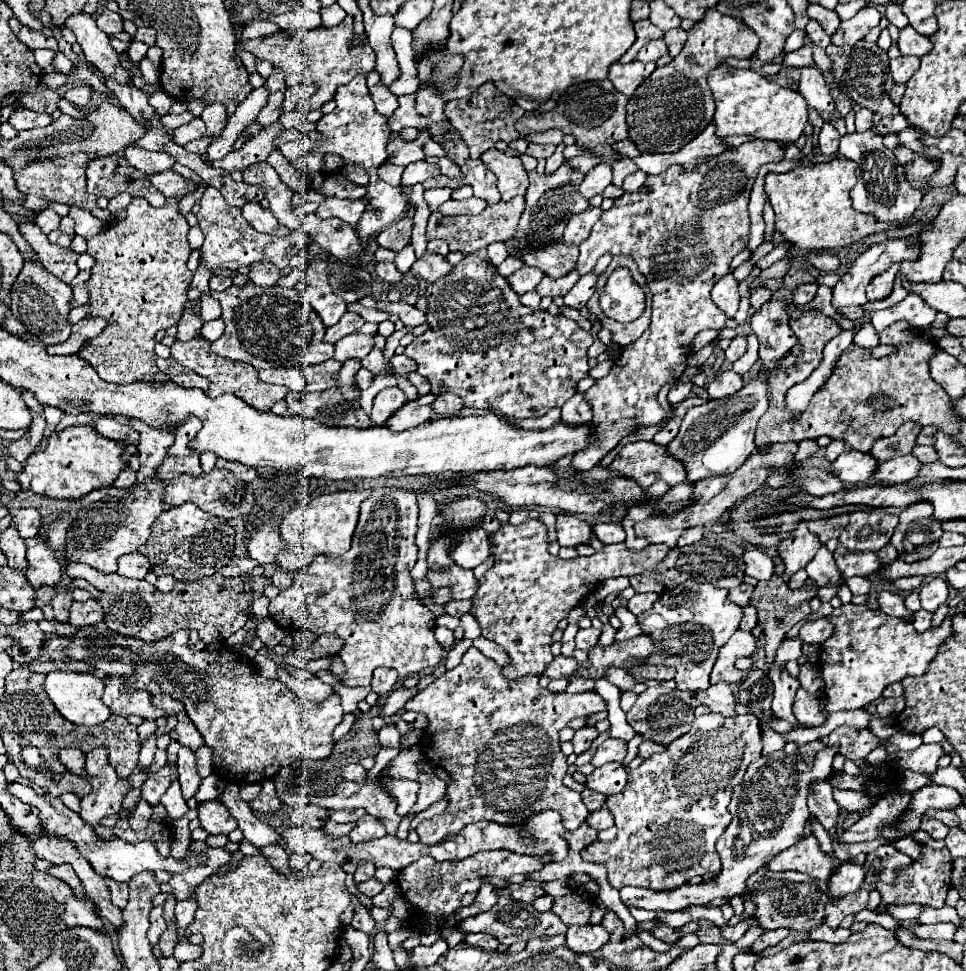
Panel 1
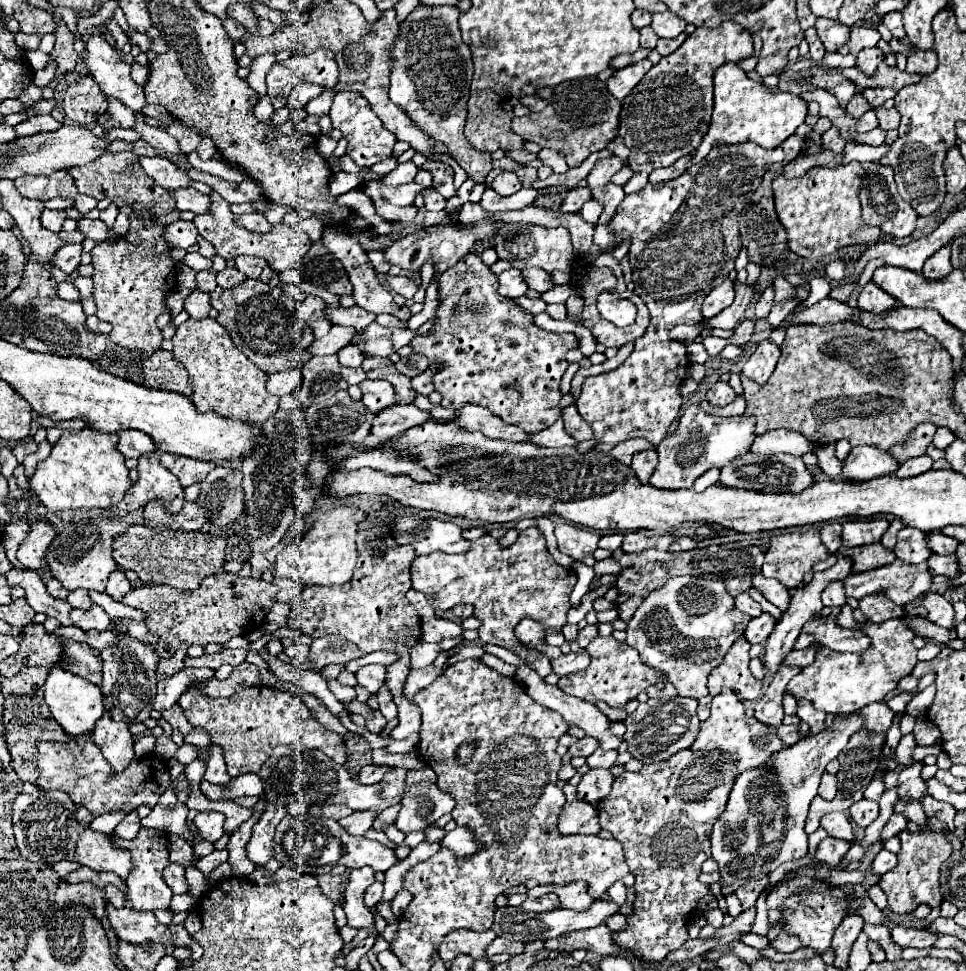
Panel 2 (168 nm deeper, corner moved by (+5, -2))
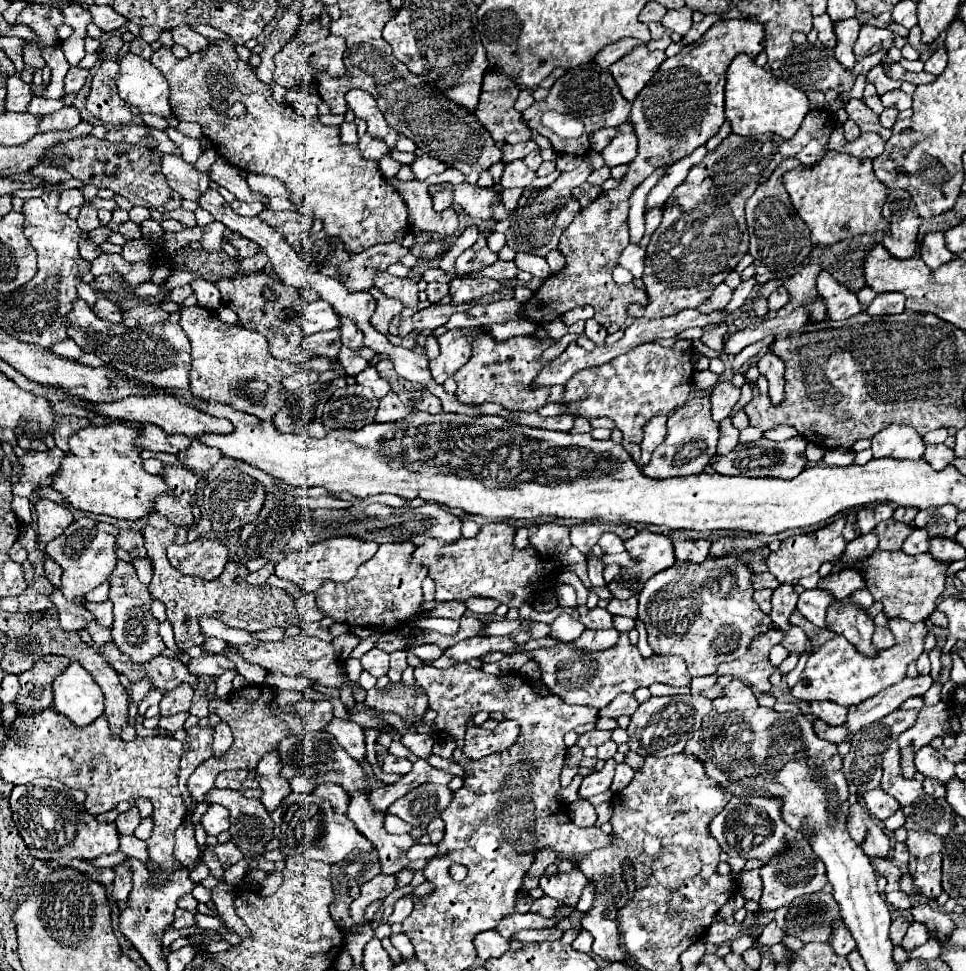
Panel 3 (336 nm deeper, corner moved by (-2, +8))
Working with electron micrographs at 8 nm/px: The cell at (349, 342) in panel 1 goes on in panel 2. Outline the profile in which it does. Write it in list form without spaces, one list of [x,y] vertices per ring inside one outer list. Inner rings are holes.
[[[372,323],[370,327],[366,327],[362,331],[362,335],[356,335],[352,339],[352,343],[364,351],[366,355],[378,355],[378,357],[390,357],[394,353],[394,345],[392,345],[392,329],[382,327],[378,323]]]

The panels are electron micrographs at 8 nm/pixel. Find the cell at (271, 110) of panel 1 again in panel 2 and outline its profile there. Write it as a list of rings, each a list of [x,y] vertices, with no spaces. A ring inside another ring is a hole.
[[[318,49],[310,55],[296,53],[286,61],[274,63],[266,75],[268,97],[272,99],[274,109],[284,107],[290,91],[306,81],[316,83],[324,89],[330,89],[338,83],[338,67],[332,51]]]

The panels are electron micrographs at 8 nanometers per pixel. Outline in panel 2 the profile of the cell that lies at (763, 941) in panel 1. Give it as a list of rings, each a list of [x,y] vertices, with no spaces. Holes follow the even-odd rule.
[[[772,933],[770,935],[770,945],[776,949],[776,951],[782,951],[782,953],[792,953],[796,949],[802,947],[802,943],[796,939],[796,935],[790,935],[790,933]]]

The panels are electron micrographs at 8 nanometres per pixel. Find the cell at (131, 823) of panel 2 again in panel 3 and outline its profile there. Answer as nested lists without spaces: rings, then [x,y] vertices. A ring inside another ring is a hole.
[[[131,807],[129,811],[121,813],[121,815],[115,819],[115,825],[117,825],[117,831],[119,831],[121,835],[131,835],[131,833],[137,829],[139,821],[141,821],[139,809],[137,809],[137,807]]]

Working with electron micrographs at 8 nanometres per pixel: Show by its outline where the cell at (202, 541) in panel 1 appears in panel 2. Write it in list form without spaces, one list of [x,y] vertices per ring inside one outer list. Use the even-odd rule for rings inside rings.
[[[132,525],[124,535],[116,537],[113,542],[113,557],[118,566],[132,569],[142,581],[148,583],[166,583],[170,587],[182,591],[194,591],[202,585],[202,581],[222,569],[226,539],[214,537],[208,533],[172,533],[166,531],[152,531],[146,525]]]

